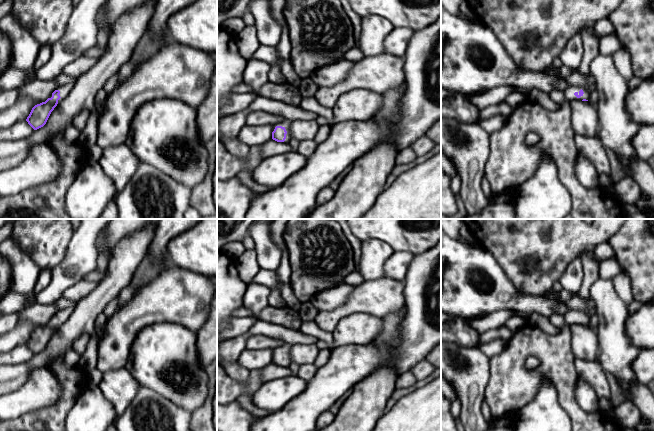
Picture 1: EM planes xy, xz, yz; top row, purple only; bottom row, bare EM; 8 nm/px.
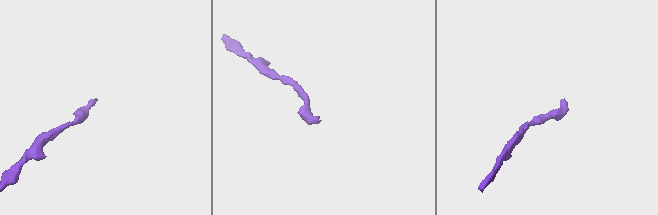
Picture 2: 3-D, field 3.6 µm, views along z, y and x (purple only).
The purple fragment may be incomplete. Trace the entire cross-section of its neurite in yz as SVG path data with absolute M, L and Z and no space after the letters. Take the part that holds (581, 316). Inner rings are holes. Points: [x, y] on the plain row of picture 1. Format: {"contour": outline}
{"contour": "M569 309L569 311L564 315L564 320L570 326L573 324L588 325L590 322L588 315L574 309Z"}

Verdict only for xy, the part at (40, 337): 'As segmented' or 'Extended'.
Extended

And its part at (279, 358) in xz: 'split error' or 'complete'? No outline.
split error

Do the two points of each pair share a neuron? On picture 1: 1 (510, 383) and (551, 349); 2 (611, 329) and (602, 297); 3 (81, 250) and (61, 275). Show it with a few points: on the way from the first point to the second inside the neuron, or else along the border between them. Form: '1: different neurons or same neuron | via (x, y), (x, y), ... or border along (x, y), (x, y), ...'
1: same neuron | via (510, 369), (529, 349), (537, 349)
2: same neuron | via (611, 321), (609, 305)
3: same neuron | via (79, 256), (66, 269)

